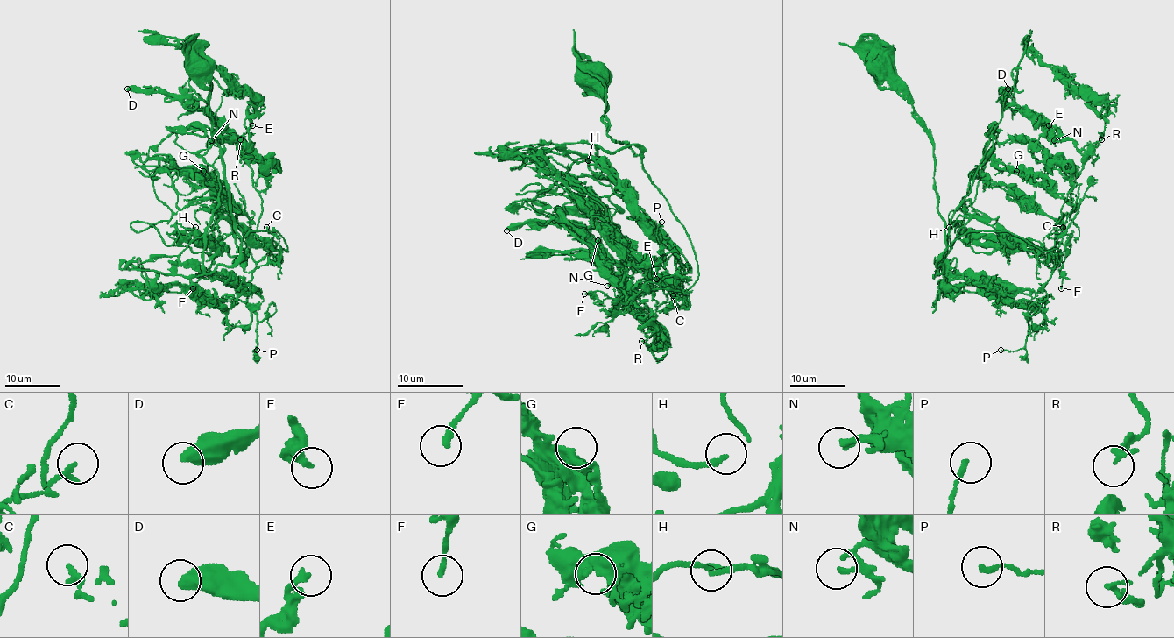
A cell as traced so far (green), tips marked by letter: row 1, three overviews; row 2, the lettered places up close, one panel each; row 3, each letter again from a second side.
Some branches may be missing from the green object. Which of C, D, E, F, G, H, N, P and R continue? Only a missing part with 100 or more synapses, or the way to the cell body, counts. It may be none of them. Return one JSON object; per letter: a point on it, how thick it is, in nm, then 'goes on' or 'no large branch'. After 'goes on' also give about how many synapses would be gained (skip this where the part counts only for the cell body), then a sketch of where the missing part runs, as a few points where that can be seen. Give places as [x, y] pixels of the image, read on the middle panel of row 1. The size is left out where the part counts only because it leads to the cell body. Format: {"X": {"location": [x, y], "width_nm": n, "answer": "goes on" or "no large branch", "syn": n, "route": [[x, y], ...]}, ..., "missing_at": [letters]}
{"C": {"location": [673, 295], "width_nm": 200, "answer": "no large branch"}, "D": {"location": [506, 230], "width_nm": 550, "answer": "no large branch"}, "E": {"location": [656, 279], "width_nm": 240, "answer": "no large branch"}, "F": {"location": [584, 294], "width_nm": 190, "answer": "no large branch"}, "G": {"location": [597, 240], "width_nm": 320, "answer": "no large branch"}, "H": {"location": [588, 160], "width_nm": 120, "answer": "no large branch"}, "N": {"location": [607, 286], "width_nm": 140, "answer": "no large branch"}, "P": {"location": [661, 222], "width_nm": 180, "answer": "no large branch"}, "R": {"location": [641, 341], "width_nm": 200, "answer": "no large branch"}, "missing_at": []}

